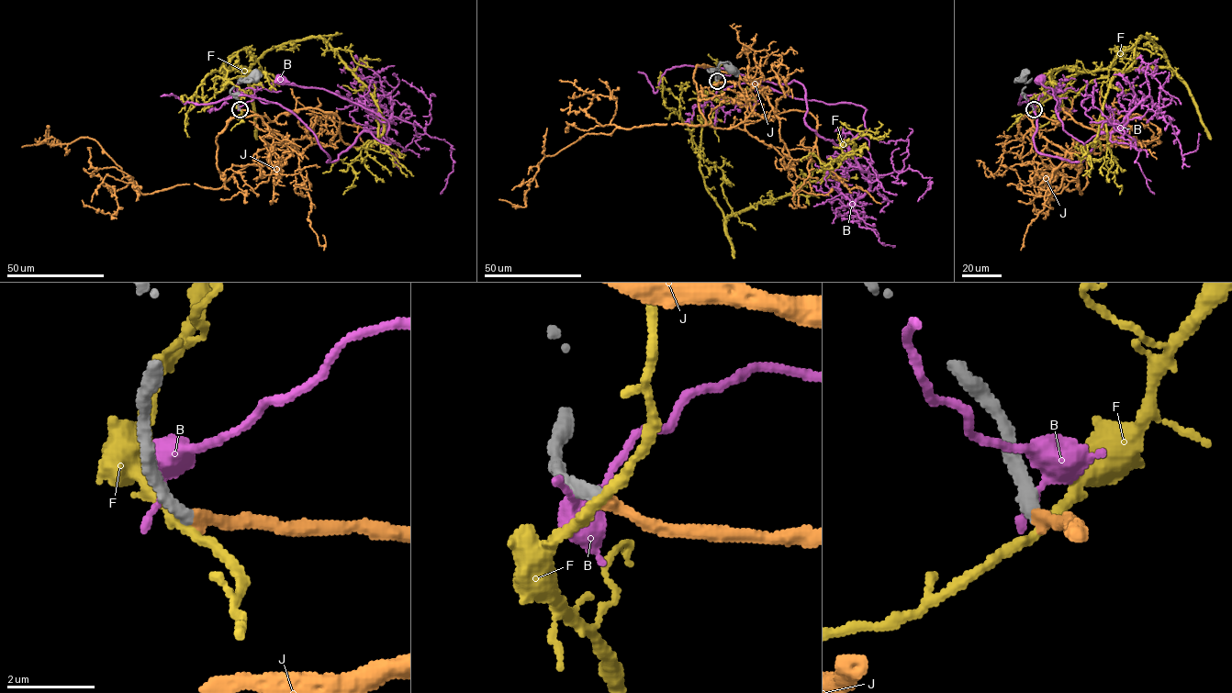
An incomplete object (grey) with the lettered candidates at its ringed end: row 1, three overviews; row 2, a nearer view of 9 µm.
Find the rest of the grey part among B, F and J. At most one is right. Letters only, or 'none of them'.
J

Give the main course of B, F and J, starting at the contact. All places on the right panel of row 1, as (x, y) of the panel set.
B: (1034, 108), (1025, 97), (1037, 118), (1034, 147), (1080, 162), (1100, 132), (1084, 144), (1069, 134), (1040, 79)
F: (1034, 109), (1068, 66), (1170, 67), (1153, 41), (1138, 39), (1103, 103), (1119, 195)
J: (1034, 109), (1018, 132), (1036, 148), (1033, 165), (1077, 180), (1080, 194), (1098, 139), (1159, 142), (1152, 147)

